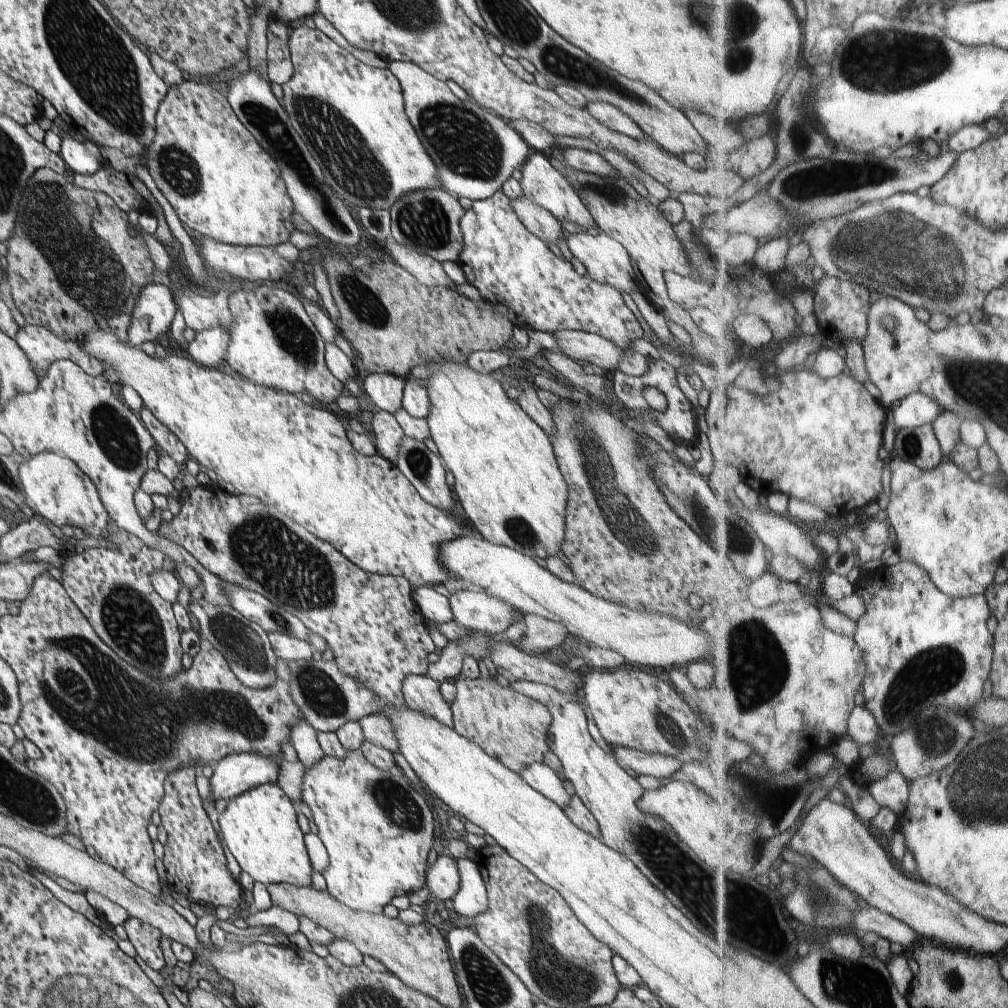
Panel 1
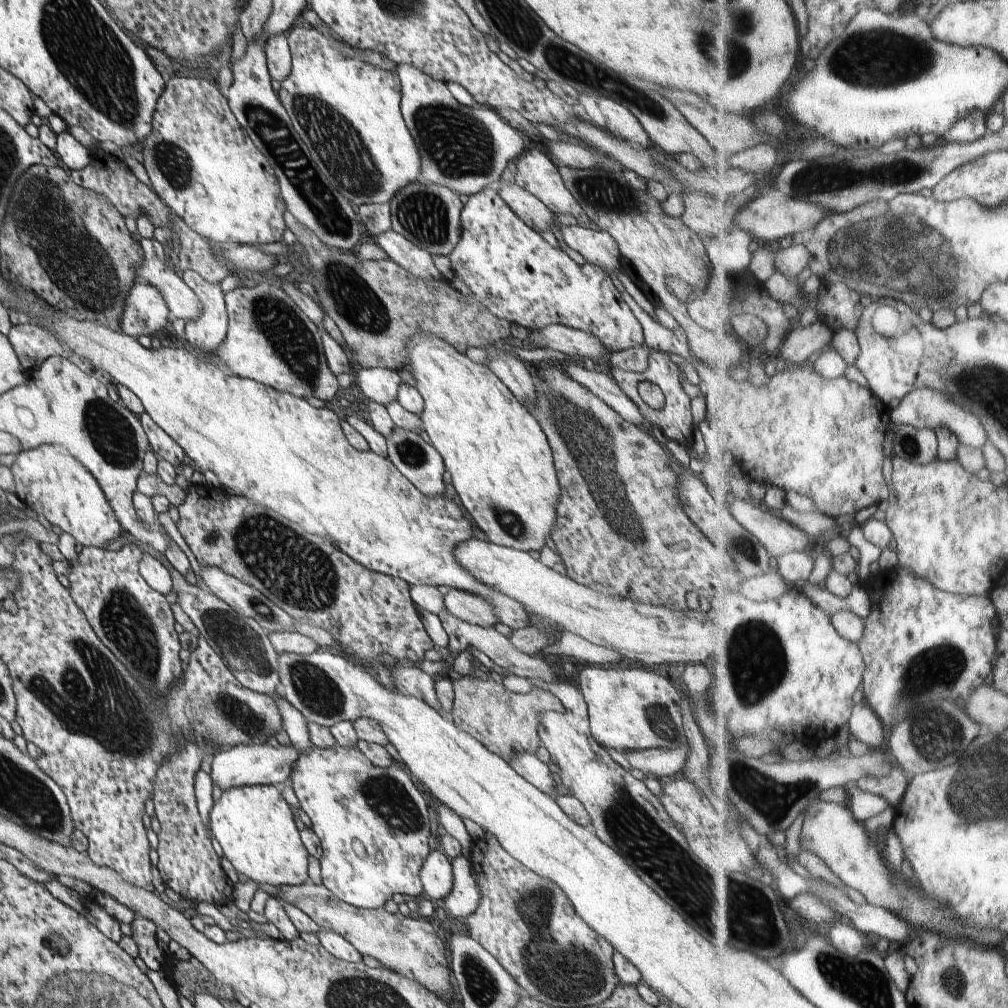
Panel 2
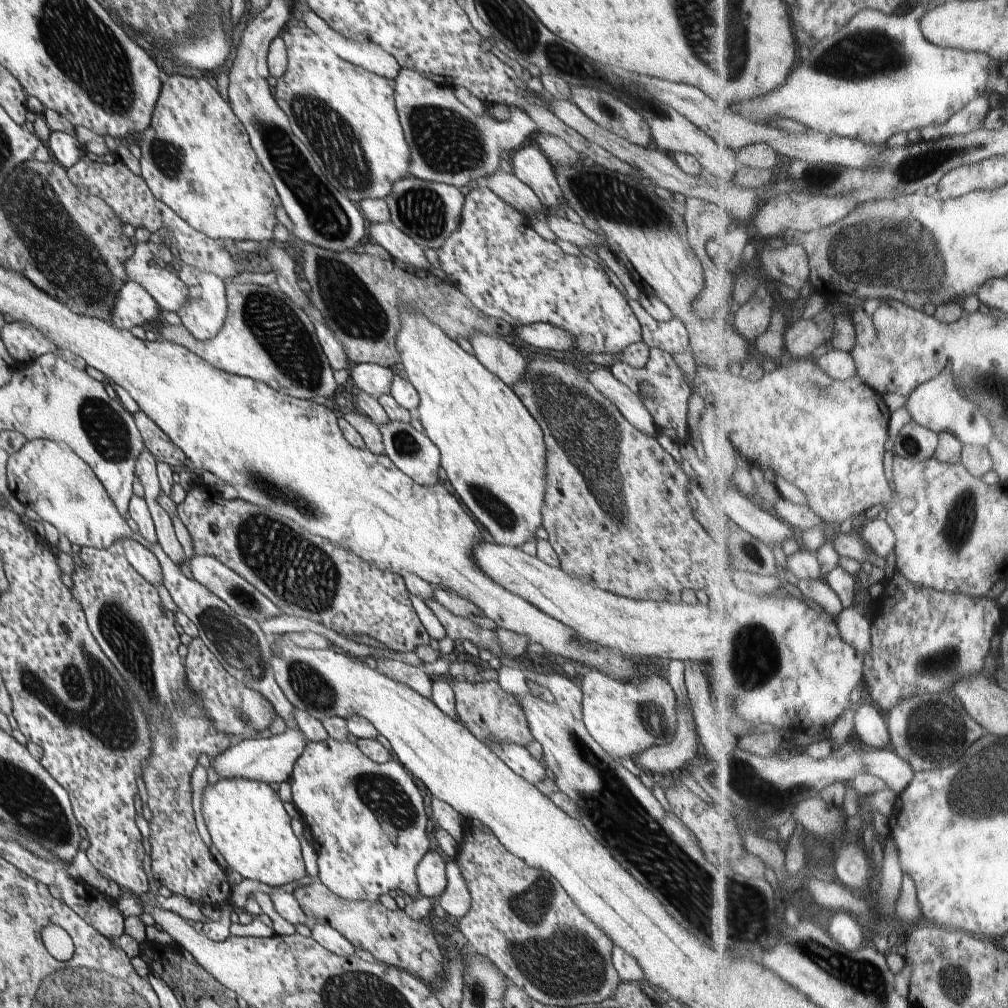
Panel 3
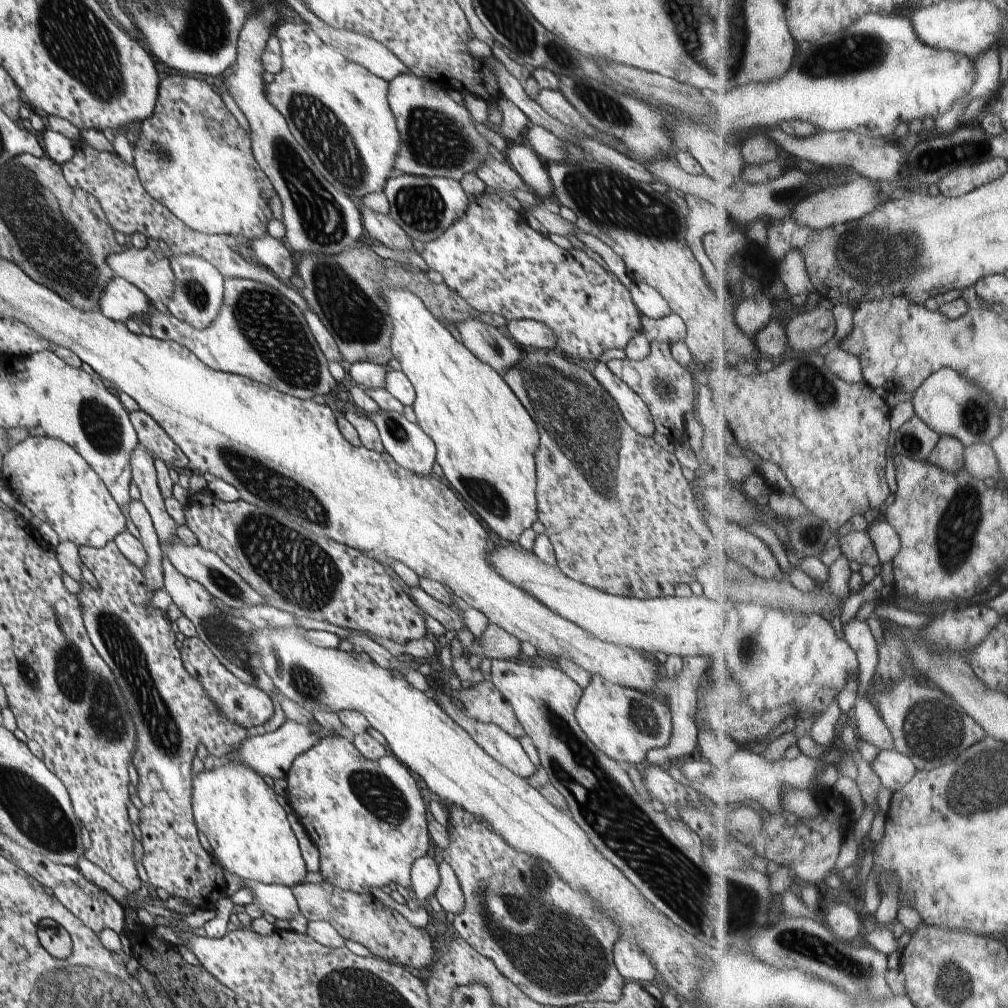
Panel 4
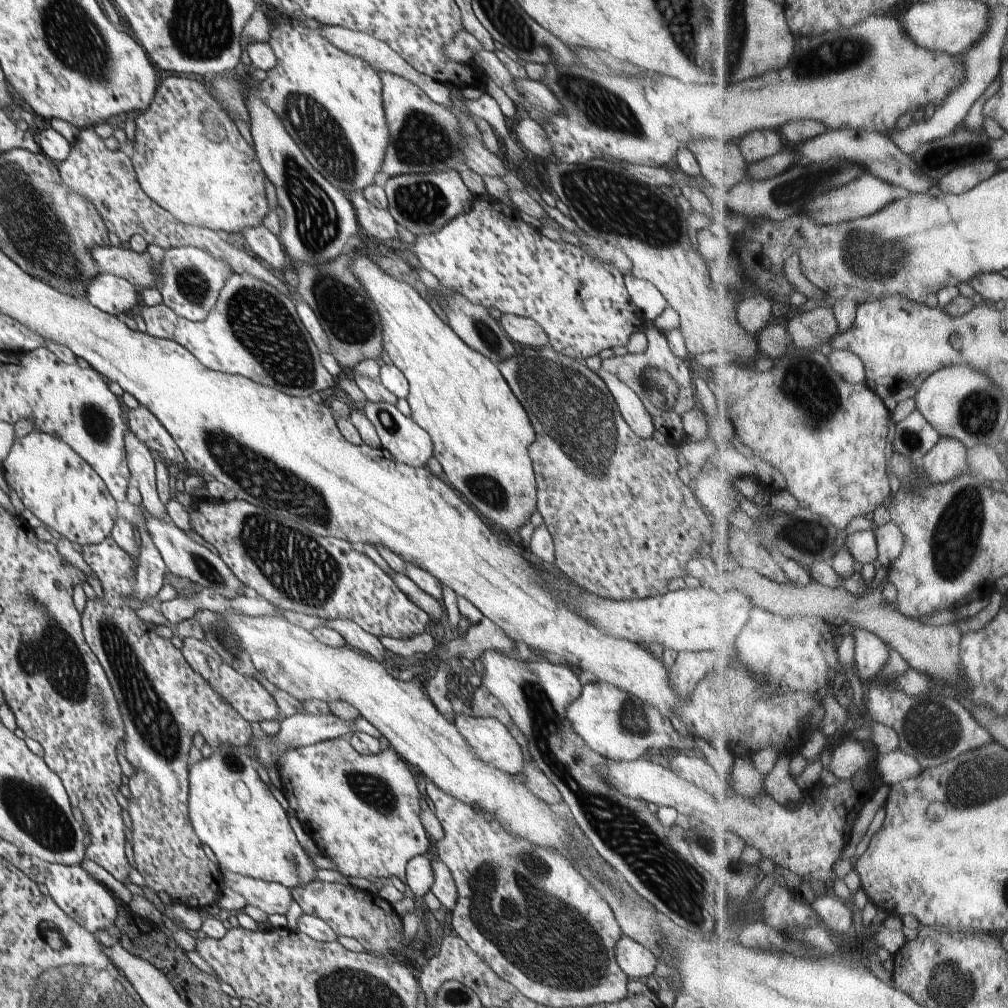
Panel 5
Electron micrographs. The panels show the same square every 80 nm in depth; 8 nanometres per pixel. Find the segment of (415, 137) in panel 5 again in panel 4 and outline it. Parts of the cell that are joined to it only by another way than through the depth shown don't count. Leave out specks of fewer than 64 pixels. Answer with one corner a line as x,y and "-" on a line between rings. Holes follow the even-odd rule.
412,73
398,75
389,81
387,97
392,112
396,117
397,127
401,136
394,171
396,174
442,177
459,182
464,174
476,172
477,168
483,164
483,161
491,156
490,145
492,144
476,131
468,109
464,105
457,104
448,95
447,90
438,86
436,88
433,89
423,78
417,77

